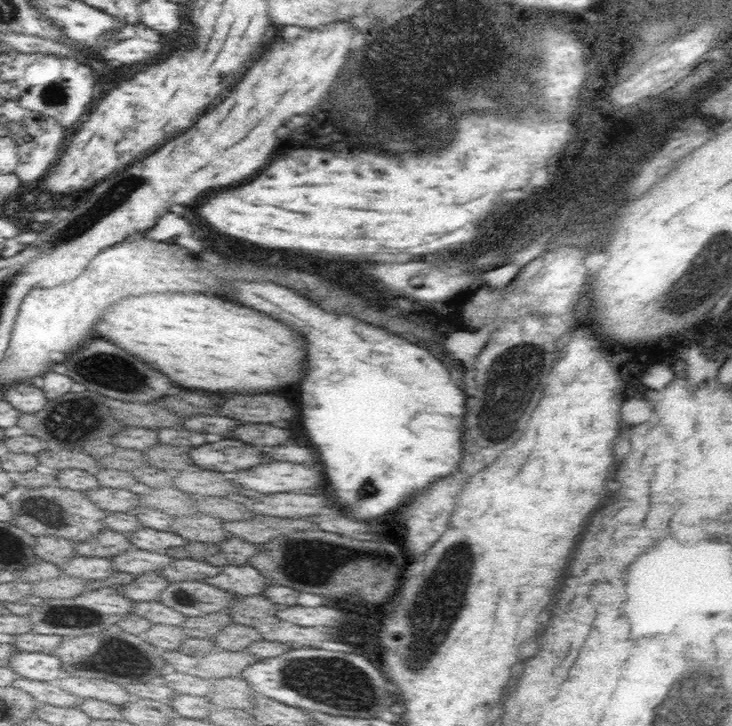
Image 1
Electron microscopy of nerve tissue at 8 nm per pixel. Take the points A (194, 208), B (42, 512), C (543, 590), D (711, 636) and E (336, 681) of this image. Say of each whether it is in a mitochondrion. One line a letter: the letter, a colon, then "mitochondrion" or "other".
A: other
B: mitochondrion
C: other
D: mitochondrion
E: mitochondrion

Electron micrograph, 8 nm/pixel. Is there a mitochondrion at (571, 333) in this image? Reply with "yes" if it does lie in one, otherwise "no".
no

